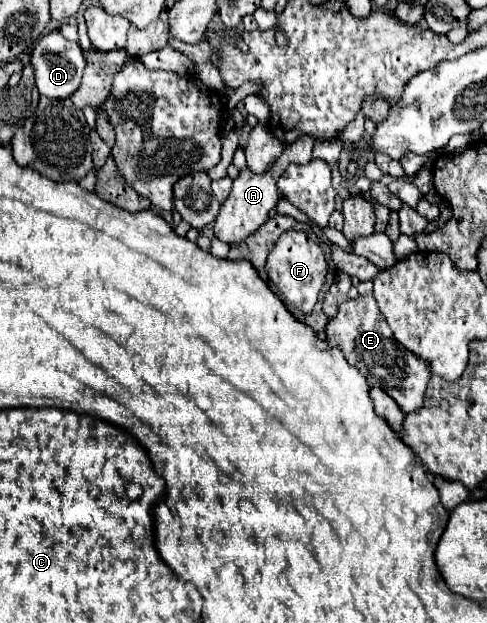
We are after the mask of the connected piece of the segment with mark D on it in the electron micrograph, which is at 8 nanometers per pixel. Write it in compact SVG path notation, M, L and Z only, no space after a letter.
M53 29L51 33L43 35L37 41L35 49L31 51L31 65L35 71L35 83L41 95L51 99L67 99L79 89L83 69L85 69L85 55L79 43L65 39L59 29Z

